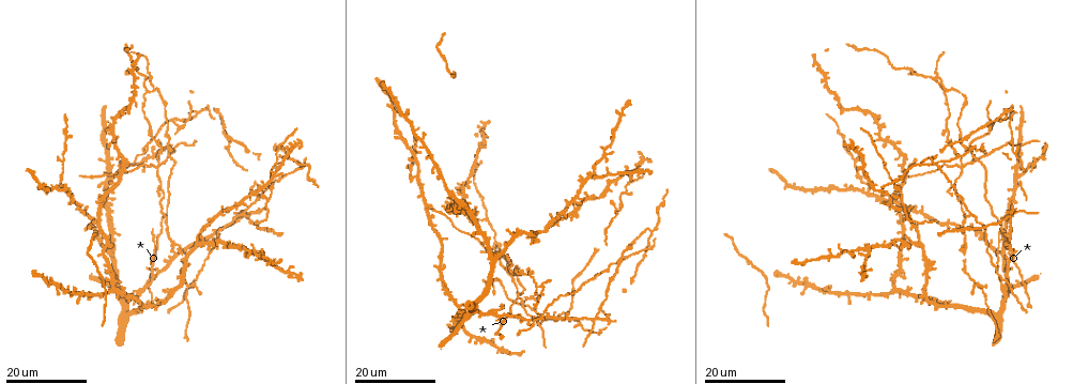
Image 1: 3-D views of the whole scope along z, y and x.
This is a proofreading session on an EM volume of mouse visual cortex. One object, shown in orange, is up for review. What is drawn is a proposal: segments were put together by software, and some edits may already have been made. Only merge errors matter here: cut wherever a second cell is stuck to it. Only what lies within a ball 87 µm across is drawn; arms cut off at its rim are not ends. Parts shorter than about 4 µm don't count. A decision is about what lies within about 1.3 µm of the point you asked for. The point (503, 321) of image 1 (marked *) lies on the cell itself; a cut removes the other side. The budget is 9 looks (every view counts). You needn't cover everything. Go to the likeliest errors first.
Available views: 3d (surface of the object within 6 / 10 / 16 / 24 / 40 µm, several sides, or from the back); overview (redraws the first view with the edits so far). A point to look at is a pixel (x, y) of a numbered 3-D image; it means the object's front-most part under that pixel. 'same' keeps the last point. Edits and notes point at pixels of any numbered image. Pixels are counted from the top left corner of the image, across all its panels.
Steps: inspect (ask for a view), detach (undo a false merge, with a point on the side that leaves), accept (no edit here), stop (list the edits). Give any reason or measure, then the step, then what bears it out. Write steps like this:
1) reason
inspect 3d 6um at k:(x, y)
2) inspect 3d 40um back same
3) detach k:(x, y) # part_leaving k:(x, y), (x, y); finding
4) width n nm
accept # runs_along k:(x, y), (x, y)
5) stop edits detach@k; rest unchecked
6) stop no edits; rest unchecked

four or more arms meet
inspect 3d 24um at 1:(962, 168)

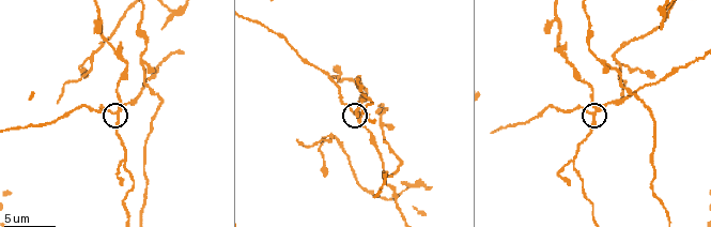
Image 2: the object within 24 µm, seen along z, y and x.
inspect 3d 10um at 2:(121, 111)

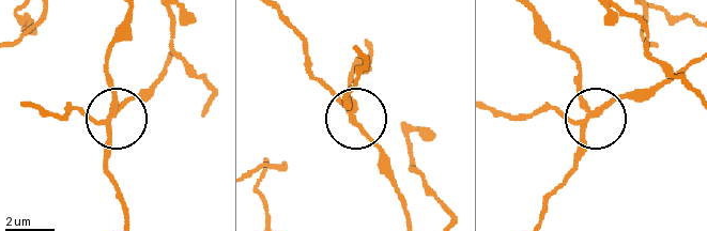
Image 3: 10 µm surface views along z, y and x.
inspect 3d 10um back at 3:(591, 118)

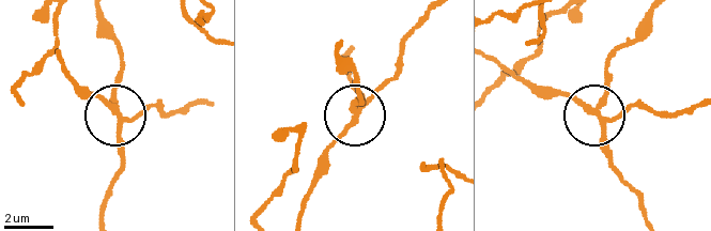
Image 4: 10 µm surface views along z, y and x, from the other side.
detach 4:(142, 111) # part_leaving 4:(120, 116), (205, 104); two cells meet here

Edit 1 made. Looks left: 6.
branch point
inspect 3d 16um at 1:(188, 287)

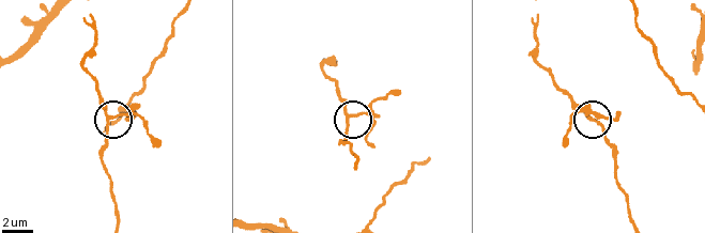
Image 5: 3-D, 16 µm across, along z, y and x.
inspect 3d 6um at 5:(109, 119)

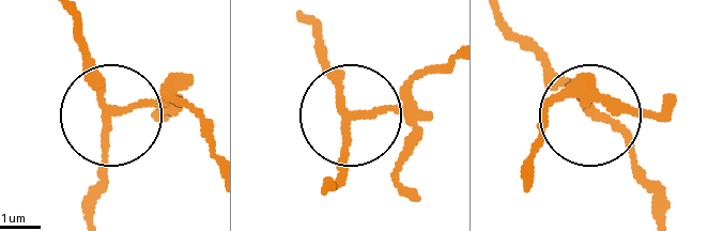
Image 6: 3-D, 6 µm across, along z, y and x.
from behind
inspect 3d 6um back at 6:(592, 113)

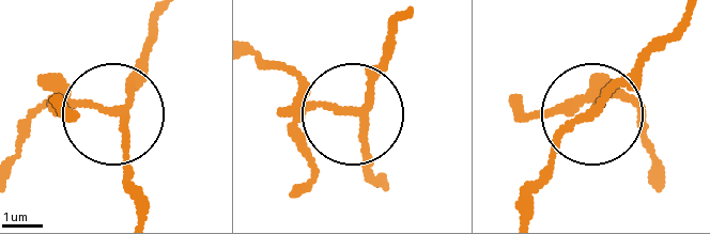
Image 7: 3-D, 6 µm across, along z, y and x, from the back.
width 160 nm
accept # runs_along 7:(680, 21), (598, 109), (615, 96), (643, 103); one cell here

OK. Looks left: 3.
four arms meet
inspect 3d 24um at 1:(594, 317)

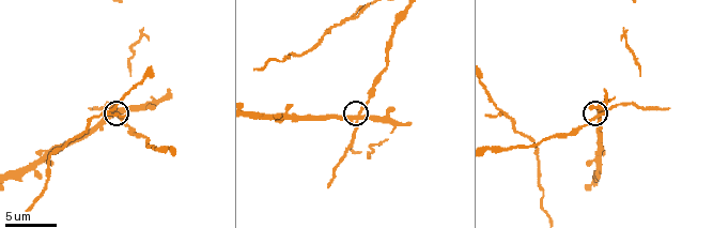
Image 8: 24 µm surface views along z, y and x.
inspect 3d 10um at 8:(597, 114)

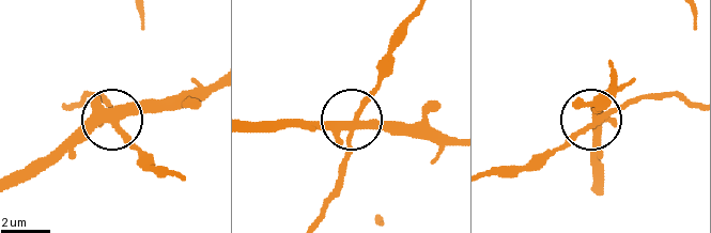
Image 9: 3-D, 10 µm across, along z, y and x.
side_arm 12 um
detach 9:(109, 99) # a second cell is stuck on

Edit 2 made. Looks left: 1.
stop edits detach@4, detach@9; rest unchecked

